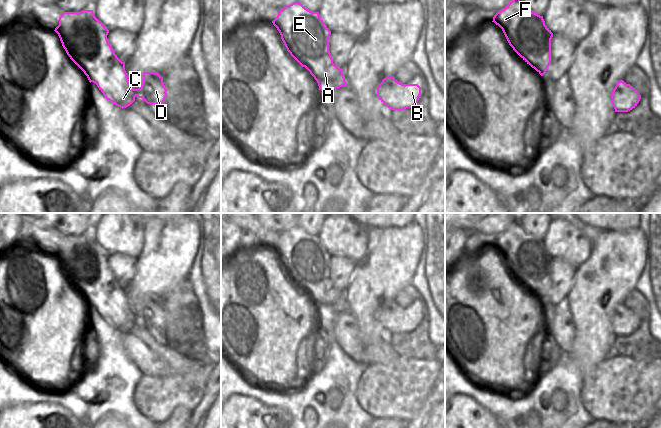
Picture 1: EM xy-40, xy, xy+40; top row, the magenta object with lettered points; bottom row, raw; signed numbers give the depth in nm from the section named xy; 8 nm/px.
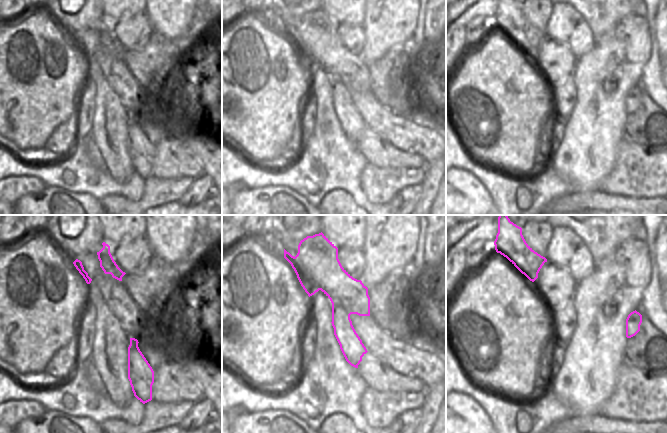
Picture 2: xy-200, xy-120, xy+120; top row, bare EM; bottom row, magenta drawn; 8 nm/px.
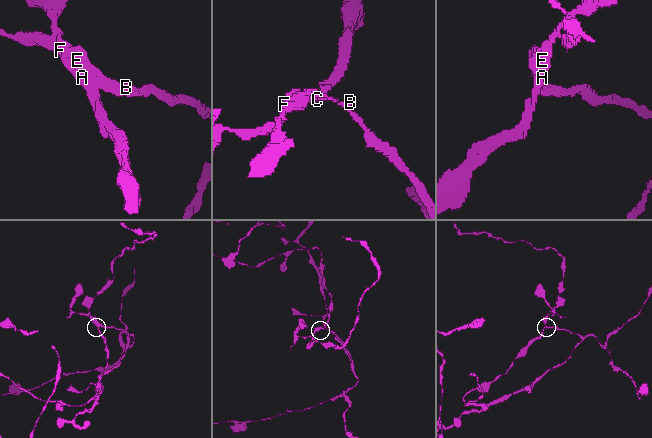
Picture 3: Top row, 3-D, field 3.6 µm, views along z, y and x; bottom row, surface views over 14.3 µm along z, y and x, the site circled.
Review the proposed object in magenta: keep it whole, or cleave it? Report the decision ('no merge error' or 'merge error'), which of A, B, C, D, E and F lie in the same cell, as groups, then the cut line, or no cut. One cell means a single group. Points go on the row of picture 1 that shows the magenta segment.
merge error; A C D E F / B; cut in xy along (382, 81), (392, 83), (387, 106)

